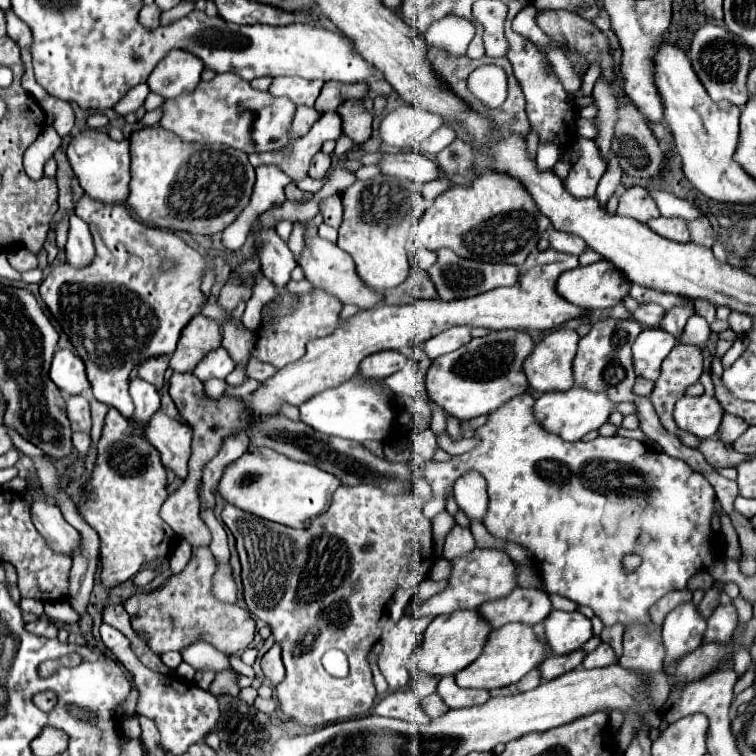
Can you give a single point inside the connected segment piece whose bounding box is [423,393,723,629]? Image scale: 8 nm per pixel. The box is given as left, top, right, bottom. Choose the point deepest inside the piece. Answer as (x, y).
(580, 507)

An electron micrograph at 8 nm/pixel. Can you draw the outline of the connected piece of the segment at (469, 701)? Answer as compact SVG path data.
M453 675L439 679L437 693L451 709L459 709L465 705L479 705L479 703L485 703L489 699L489 691L485 691L485 689L461 689L455 683Z

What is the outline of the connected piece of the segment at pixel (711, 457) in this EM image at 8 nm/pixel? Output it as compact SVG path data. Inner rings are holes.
M711 437L711 439L703 441L699 449L705 455L707 463L713 465L715 469L721 469L721 467L737 467L737 465L741 465L747 459L747 455L737 453L735 449L729 449L717 437L715 439Z

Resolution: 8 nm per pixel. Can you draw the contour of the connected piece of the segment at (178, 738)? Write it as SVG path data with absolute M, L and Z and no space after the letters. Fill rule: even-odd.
M107 623L101 625L101 639L103 639L105 647L115 655L115 659L131 673L133 683L141 693L137 713L157 721L159 731L161 731L161 741L173 755L185 753L185 749L189 745L193 745L197 741L203 741L205 735L211 729L215 729L217 717L219 717L219 705L217 705L217 699L209 691L203 691L195 683L185 683L185 681L179 681L177 685L171 685L165 675L155 673L149 667L145 667L139 661L139 657L133 653L131 641L121 631L117 631L115 627L111 627Z

